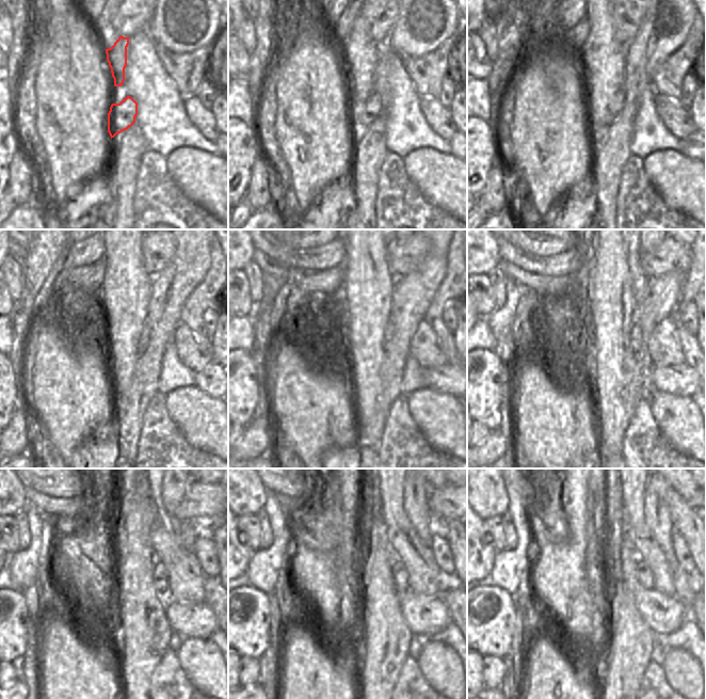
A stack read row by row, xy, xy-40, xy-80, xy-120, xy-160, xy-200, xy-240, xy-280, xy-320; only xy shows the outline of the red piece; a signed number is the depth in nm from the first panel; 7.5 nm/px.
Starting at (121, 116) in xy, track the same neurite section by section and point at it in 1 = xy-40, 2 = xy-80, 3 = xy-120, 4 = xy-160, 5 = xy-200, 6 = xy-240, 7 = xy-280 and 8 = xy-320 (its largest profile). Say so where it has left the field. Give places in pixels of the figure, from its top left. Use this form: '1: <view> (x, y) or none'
1: xy-40 (359, 50)
2: xy-80 (603, 57)
3: xy-120 (125, 296)
4: xy-160 (366, 295)
5: xy-200 (606, 291)
6: xy-240 (127, 522)
7: xy-280 (374, 556)
8: xy-320 (612, 573)

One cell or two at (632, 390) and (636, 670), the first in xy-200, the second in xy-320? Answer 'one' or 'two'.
one

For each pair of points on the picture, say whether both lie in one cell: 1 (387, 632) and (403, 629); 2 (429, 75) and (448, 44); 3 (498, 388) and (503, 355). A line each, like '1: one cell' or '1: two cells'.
1: one cell
2: one cell
3: two cells

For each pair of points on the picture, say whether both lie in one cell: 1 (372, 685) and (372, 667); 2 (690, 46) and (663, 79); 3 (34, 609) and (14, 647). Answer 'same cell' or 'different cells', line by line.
1: different cells
2: same cell
3: different cells

